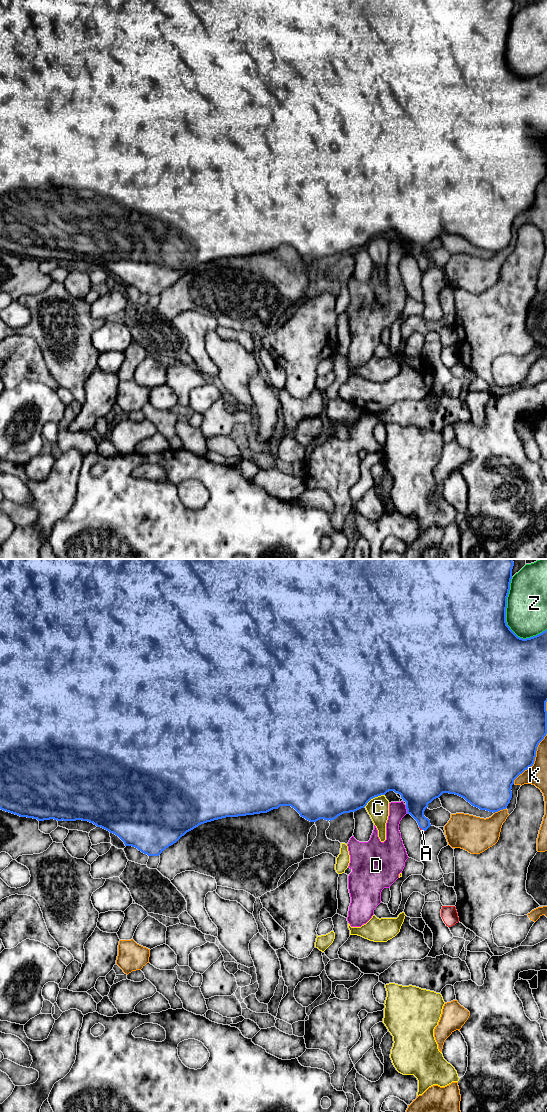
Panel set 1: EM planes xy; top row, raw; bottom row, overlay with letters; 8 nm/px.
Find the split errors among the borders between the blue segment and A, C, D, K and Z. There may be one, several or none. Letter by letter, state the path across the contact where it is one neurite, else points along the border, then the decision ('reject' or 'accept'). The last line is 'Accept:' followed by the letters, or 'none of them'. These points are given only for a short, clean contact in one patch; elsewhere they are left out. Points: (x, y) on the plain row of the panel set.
A: across xy (417, 239), (422, 269), (422, 271) | accept
C: reject
D: reject
K: reject
Z: reject
Accept: A

